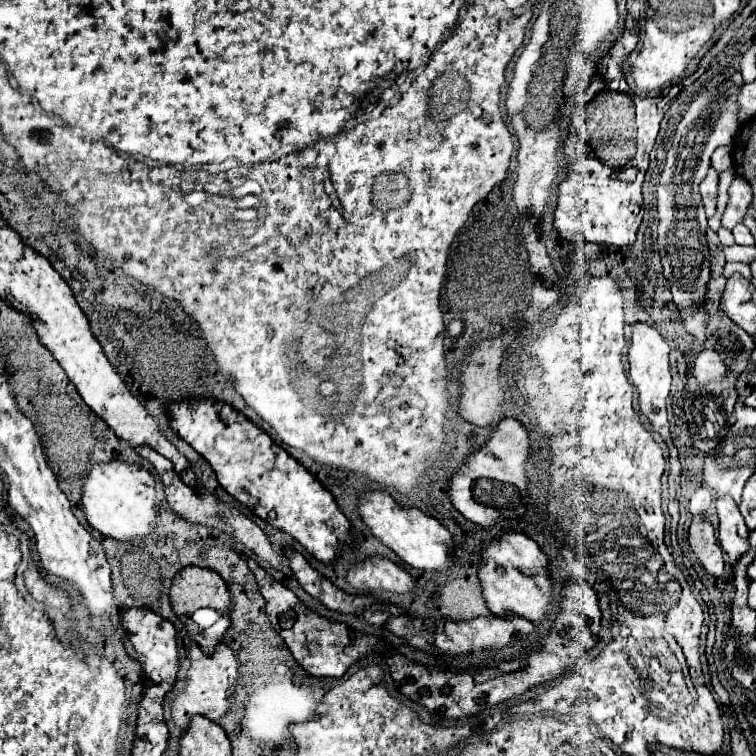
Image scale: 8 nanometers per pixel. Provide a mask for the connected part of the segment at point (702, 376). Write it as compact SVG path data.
M713 348L703 350L693 364L693 376L699 384L709 384L711 380L721 380L725 376L727 368L723 360L719 360L719 354Z

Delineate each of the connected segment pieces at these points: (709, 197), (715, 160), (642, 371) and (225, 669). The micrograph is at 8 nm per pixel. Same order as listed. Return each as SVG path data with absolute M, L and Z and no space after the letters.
M709 168L709 174L705 178L705 182L701 184L701 196L703 196L703 204L705 204L705 212L711 218L715 214L715 200L717 200L717 180L719 174Z
M717 148L711 156L711 166L717 170L717 172L723 172L723 170L729 170L733 166L733 156L731 156L731 150L727 148Z
M633 324L633 336L631 336L631 346L629 346L629 374L633 384L639 390L639 404L641 412L649 418L653 424L653 430L657 430L665 440L669 440L669 420L665 412L665 400L669 396L671 388L671 372L669 372L669 344L661 338L661 334L647 326L647 324Z
M193 642L189 648L189 660L191 666L187 670L187 680L183 690L171 700L171 716L173 722L181 728L187 728L187 724L191 722L191 718L195 714L207 716L215 722L219 722L219 718L229 710L229 694L237 682L237 660L231 652L231 648L225 642L219 642L215 646L215 652L211 656L203 654L201 648Z

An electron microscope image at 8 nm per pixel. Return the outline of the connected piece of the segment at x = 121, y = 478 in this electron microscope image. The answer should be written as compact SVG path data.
M111 460L93 466L91 472L85 476L81 506L89 526L93 526L103 536L115 540L133 540L151 534L155 528L155 480L143 466L139 466L139 470L137 466L139 464Z

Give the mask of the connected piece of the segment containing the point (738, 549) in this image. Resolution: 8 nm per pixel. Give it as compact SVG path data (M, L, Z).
M719 498L717 500L717 516L719 520L719 543L725 554L729 554L731 566L751 548L749 546L749 530L743 522L741 512L737 510L735 502L731 498Z

